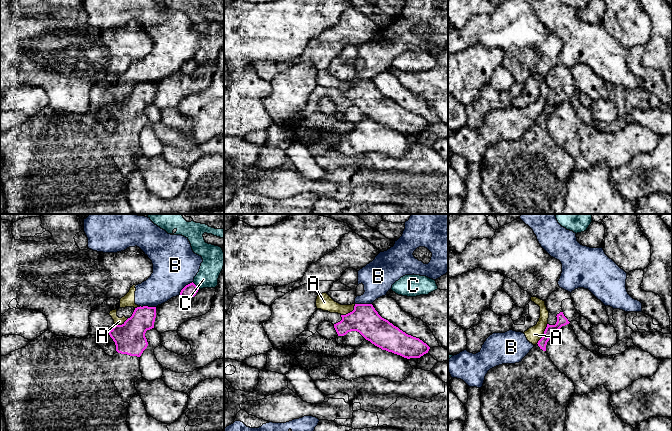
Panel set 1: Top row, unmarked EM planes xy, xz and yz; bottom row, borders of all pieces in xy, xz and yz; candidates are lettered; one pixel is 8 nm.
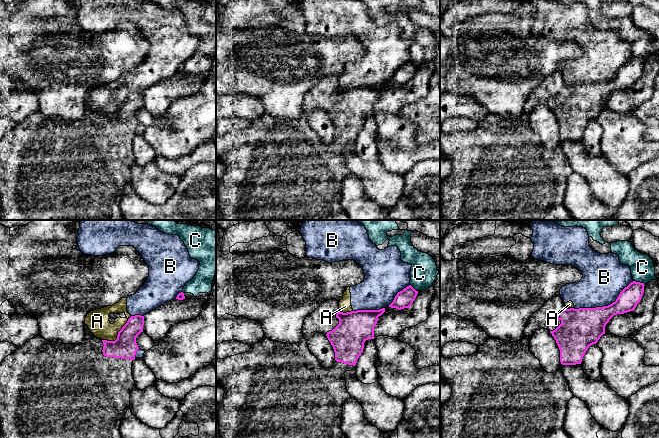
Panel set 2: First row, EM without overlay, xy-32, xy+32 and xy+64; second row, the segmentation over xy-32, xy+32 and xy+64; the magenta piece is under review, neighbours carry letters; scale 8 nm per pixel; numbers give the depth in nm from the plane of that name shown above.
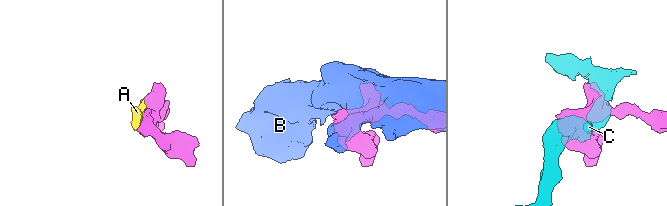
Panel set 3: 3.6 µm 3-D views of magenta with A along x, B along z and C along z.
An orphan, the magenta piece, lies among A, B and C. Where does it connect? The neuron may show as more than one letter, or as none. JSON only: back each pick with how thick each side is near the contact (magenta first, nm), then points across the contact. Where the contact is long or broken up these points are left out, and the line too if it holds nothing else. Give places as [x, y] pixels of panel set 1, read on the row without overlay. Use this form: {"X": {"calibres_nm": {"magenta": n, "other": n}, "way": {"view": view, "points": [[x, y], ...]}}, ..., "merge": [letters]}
{"merge": []}

